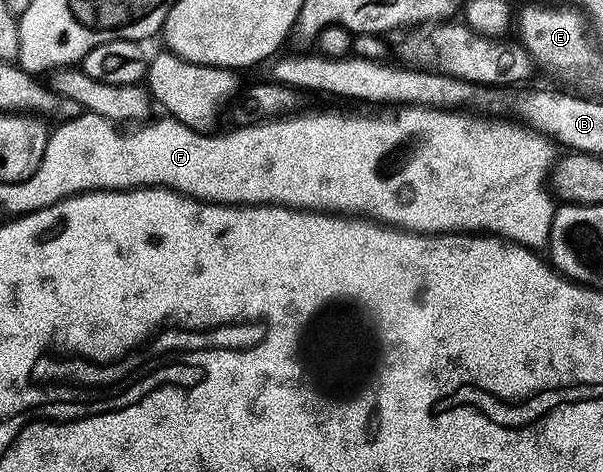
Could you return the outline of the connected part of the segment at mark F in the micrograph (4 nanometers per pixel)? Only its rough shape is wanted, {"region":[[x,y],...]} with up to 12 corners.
{"region":[[458,108],[53,127],[50,202],[164,186],[545,247],[555,143]]}

